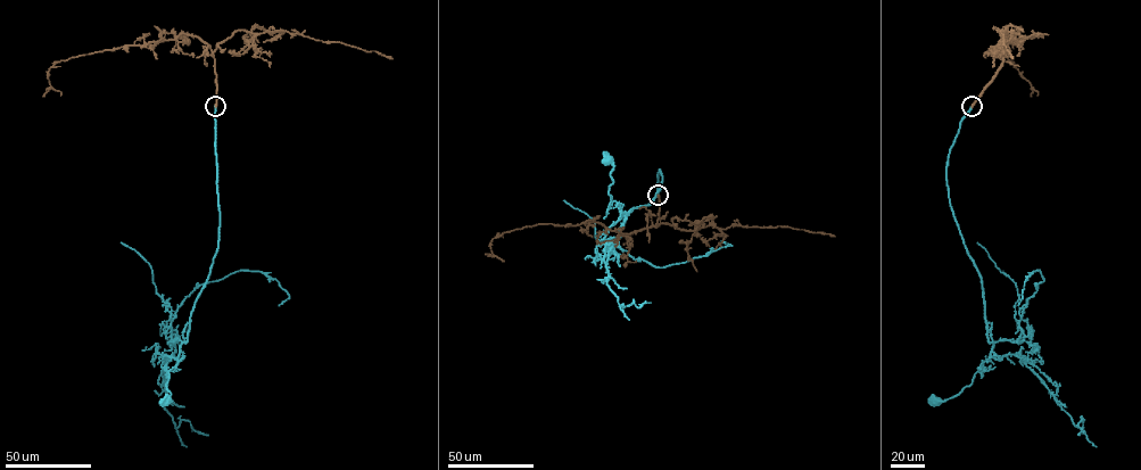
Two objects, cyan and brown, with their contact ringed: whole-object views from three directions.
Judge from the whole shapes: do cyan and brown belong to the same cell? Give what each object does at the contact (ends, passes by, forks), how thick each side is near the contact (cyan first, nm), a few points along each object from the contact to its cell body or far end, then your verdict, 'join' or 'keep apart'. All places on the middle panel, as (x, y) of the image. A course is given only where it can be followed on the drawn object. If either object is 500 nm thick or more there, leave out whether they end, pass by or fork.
calibres 500 and 600 nm; course cyan (658, 195), (660, 170), (661, 188), (653, 200), (625, 216), (609, 194), (613, 162), (608, 158); course brown (658, 195), (656, 225), (627, 233), (590, 222), (523, 227), (492, 239), (490, 250), (503, 260); keep apart

